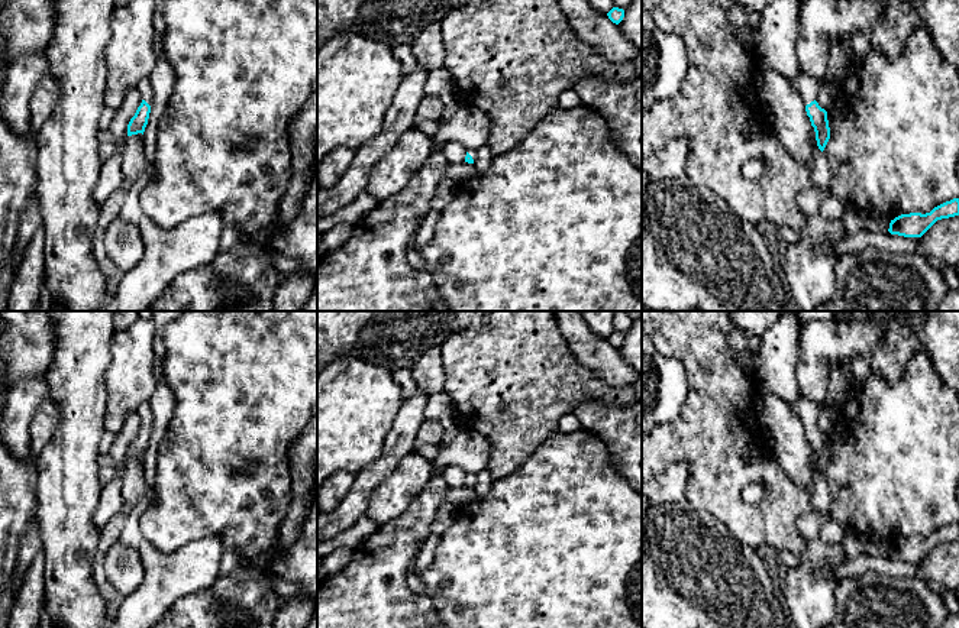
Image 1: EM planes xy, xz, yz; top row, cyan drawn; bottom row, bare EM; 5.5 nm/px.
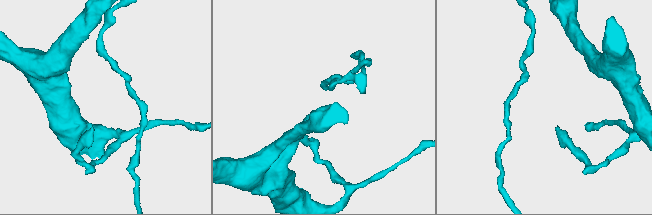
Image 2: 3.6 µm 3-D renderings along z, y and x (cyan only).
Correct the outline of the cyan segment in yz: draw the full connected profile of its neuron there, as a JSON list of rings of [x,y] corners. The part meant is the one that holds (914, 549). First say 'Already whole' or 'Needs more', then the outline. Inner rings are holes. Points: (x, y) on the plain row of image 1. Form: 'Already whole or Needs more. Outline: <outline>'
Already whole. Outline: [[[959,522],[946,525],[926,538],[901,538],[891,544],[888,556],[904,561],[921,561],[937,544],[955,540],[959,540]]]

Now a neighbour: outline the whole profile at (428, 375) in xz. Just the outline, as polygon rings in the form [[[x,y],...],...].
[[[432,347],[424,352],[411,369],[393,370],[393,379],[401,388],[403,401],[411,398],[417,389],[423,389],[427,396],[442,392],[445,372],[440,347]]]

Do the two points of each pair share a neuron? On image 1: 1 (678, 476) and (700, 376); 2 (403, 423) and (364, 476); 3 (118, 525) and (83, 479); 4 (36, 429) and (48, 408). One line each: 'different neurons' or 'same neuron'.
1: different neurons
2: same neuron
3: different neurons
4: same neuron

